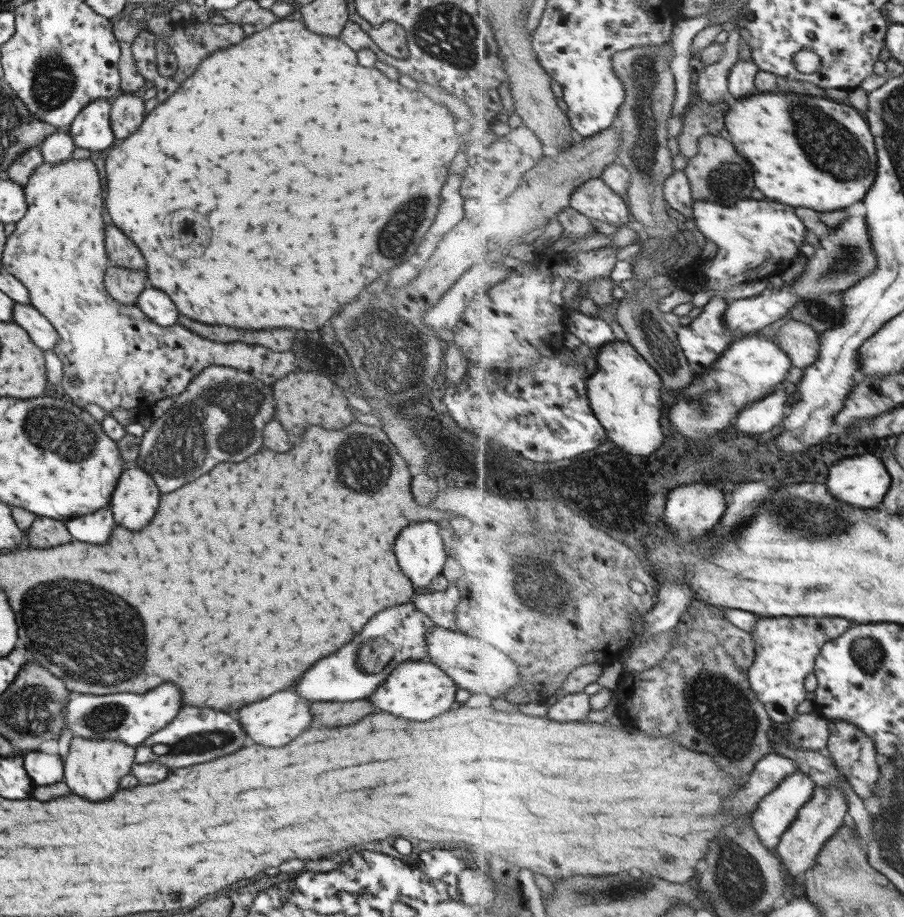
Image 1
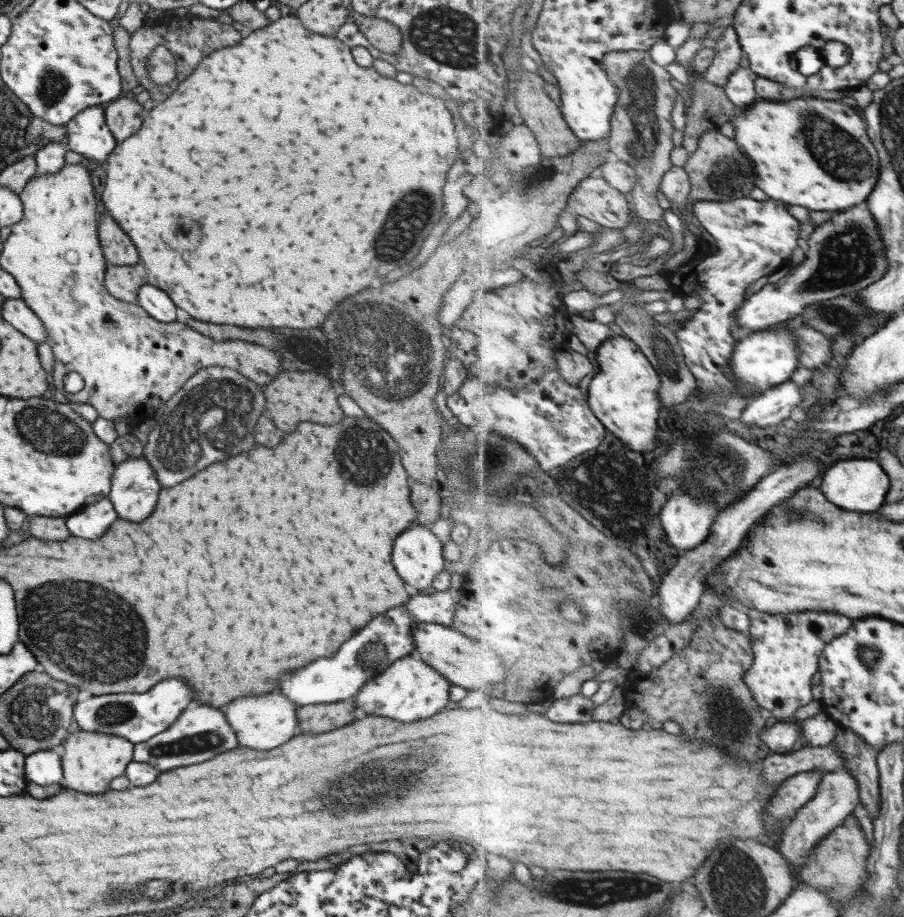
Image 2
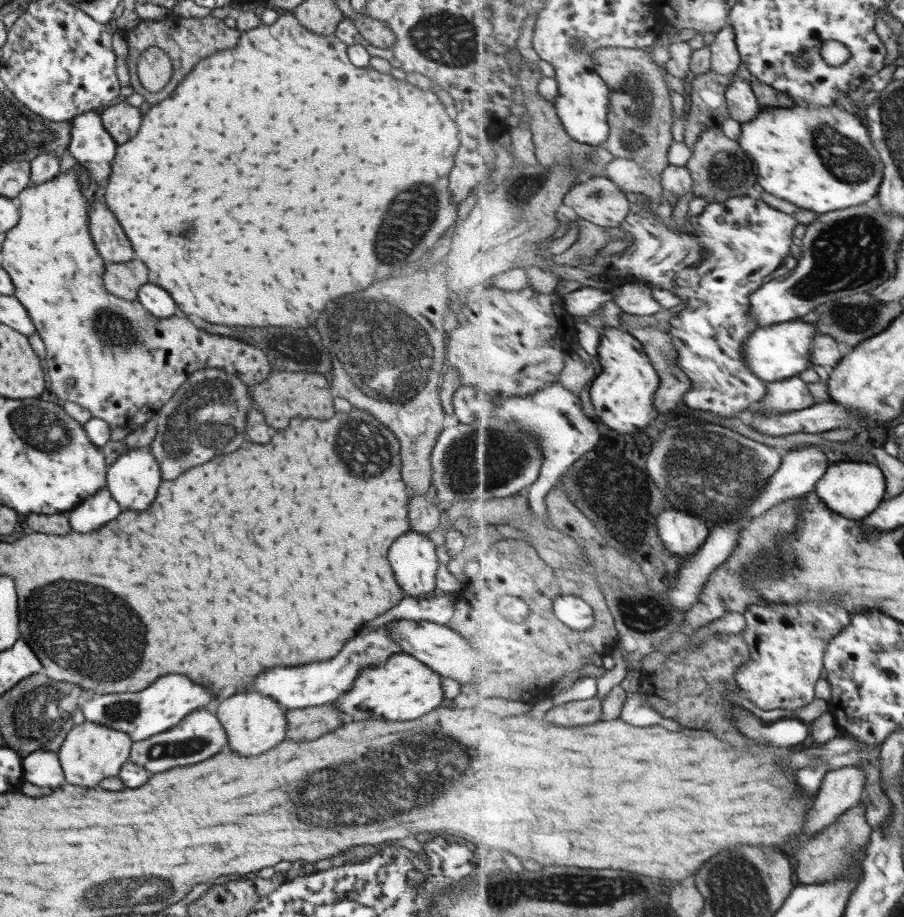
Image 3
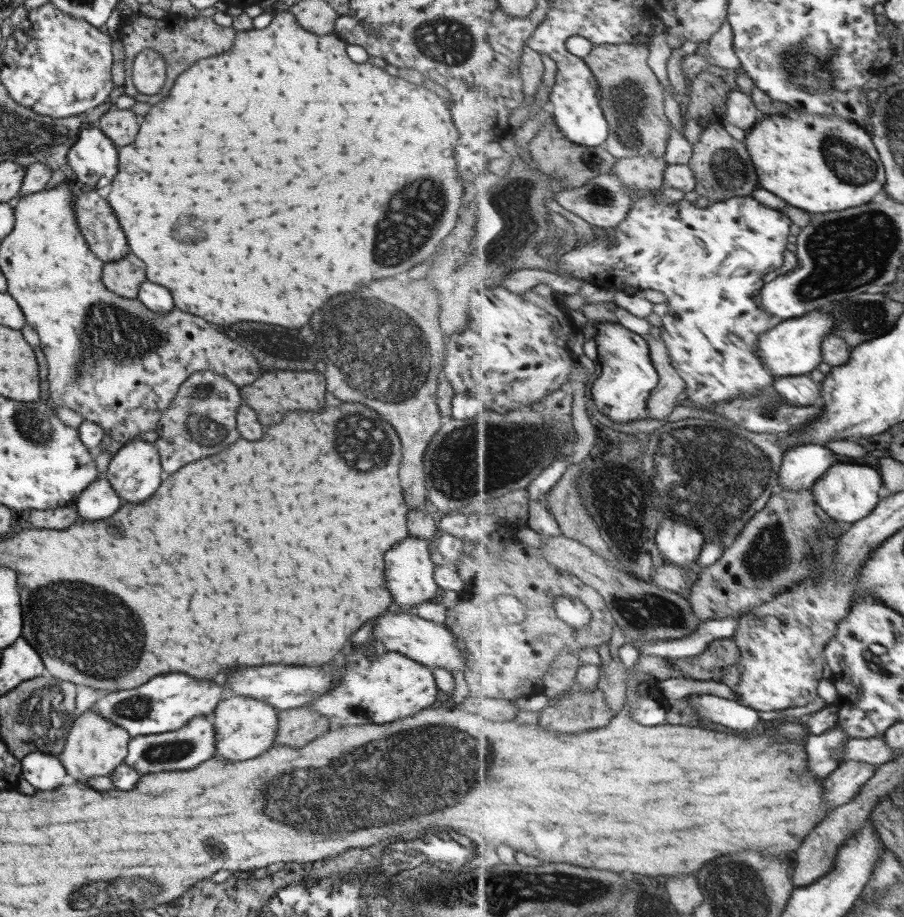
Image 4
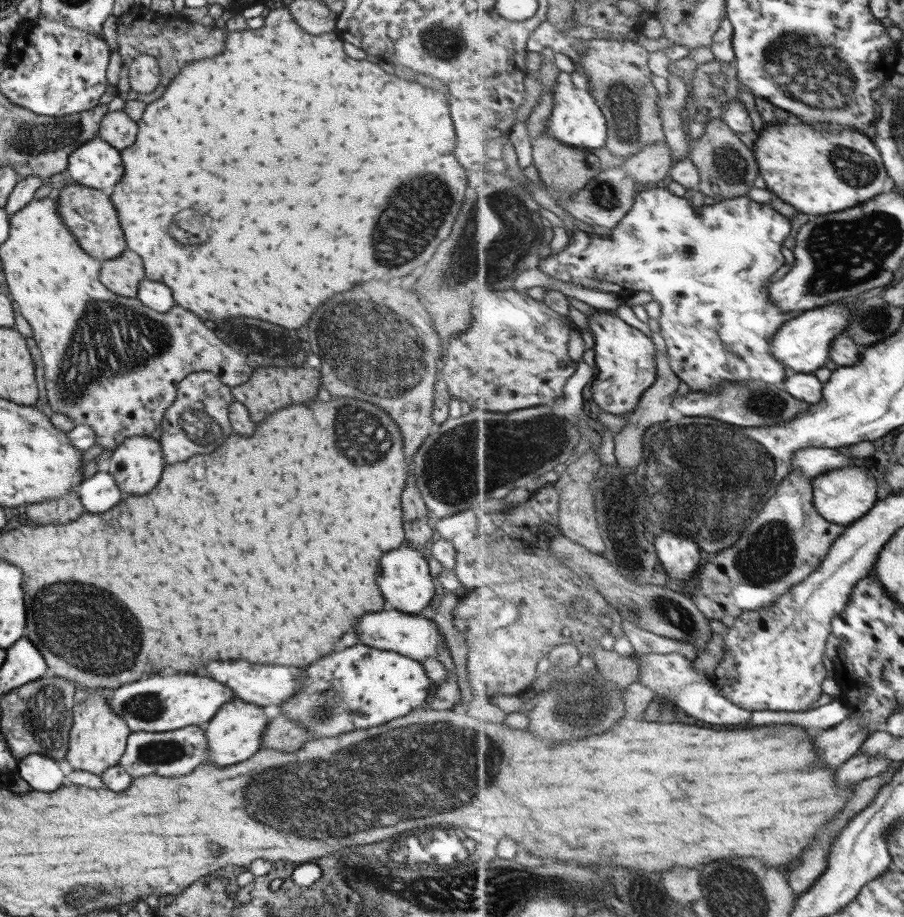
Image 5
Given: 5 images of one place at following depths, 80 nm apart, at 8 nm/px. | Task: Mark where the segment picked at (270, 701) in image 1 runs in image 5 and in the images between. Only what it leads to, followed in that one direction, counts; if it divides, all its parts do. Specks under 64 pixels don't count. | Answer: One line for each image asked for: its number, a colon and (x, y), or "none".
2: (261, 722)
3: (253, 723)
4: (245, 727)
5: (234, 734)

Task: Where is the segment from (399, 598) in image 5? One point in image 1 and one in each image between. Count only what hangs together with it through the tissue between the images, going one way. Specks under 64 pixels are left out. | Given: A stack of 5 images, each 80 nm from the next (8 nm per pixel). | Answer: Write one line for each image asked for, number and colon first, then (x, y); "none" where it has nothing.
1: (419, 548)
2: (419, 556)
3: (413, 558)
4: (410, 574)

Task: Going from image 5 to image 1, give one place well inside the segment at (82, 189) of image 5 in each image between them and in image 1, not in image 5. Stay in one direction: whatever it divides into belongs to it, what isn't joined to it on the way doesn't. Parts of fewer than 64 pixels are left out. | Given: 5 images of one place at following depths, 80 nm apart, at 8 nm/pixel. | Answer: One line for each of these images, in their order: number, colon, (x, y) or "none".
1: (121, 251)
2: (116, 246)
3: (111, 243)
4: (103, 235)

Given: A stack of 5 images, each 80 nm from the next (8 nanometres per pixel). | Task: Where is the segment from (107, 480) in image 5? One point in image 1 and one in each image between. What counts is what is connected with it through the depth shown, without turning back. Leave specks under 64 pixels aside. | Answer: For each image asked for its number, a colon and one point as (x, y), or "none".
1: (94, 528)
2: (91, 522)
3: (98, 508)
4: (99, 500)

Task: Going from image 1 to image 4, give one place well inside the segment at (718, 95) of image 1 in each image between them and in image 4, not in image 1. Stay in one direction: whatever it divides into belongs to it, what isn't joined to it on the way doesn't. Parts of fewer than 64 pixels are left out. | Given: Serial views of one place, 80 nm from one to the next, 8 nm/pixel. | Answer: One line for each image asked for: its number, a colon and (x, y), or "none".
2: (730, 53)
3: (727, 58)
4: (722, 47)

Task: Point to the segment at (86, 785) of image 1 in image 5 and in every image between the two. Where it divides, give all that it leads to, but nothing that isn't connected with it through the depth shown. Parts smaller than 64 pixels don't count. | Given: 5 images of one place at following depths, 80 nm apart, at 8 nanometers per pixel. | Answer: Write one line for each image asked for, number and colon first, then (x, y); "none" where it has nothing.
2: (91, 760)
3: (91, 752)
4: (95, 746)
5: (98, 737)

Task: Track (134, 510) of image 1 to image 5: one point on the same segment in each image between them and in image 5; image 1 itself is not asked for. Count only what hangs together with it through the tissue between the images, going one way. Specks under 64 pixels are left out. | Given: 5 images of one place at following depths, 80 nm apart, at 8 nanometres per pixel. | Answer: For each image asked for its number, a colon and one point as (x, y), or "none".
2: (134, 490)
3: (133, 479)
4: (135, 471)
5: (137, 463)

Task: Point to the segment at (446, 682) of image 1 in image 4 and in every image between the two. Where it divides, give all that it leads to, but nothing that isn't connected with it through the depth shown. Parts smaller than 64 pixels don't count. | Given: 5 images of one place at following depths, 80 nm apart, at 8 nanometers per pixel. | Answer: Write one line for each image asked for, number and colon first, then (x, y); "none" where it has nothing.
2: (410, 689)
3: (402, 688)
4: (374, 689)

